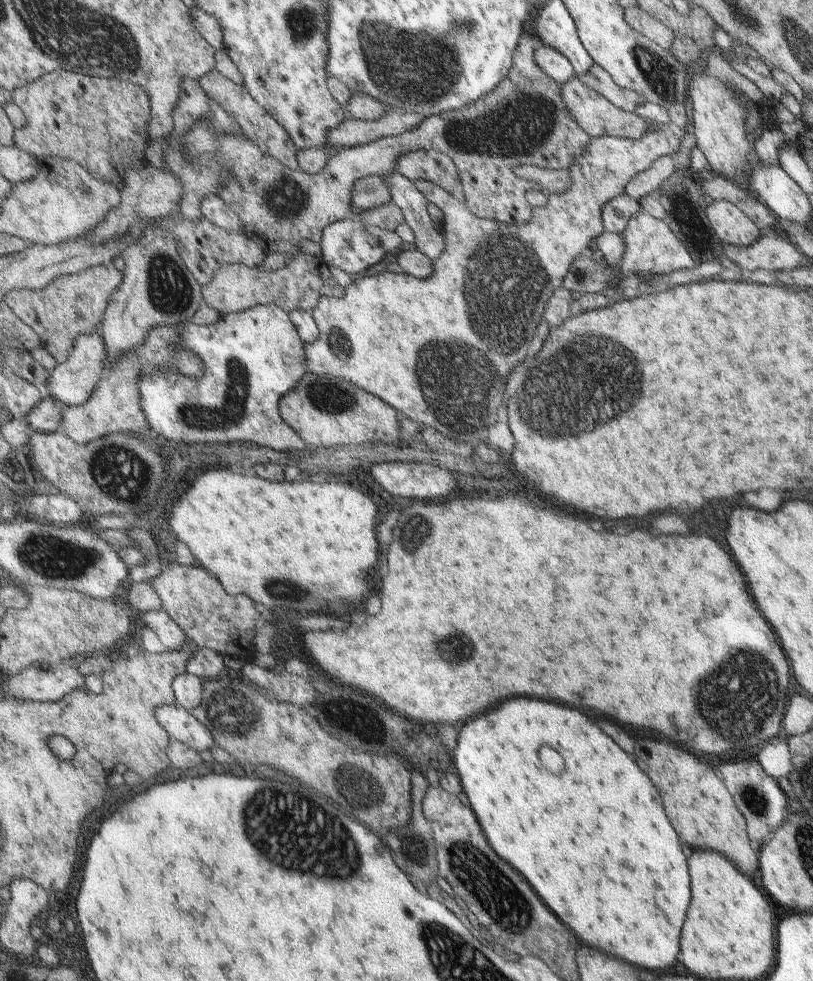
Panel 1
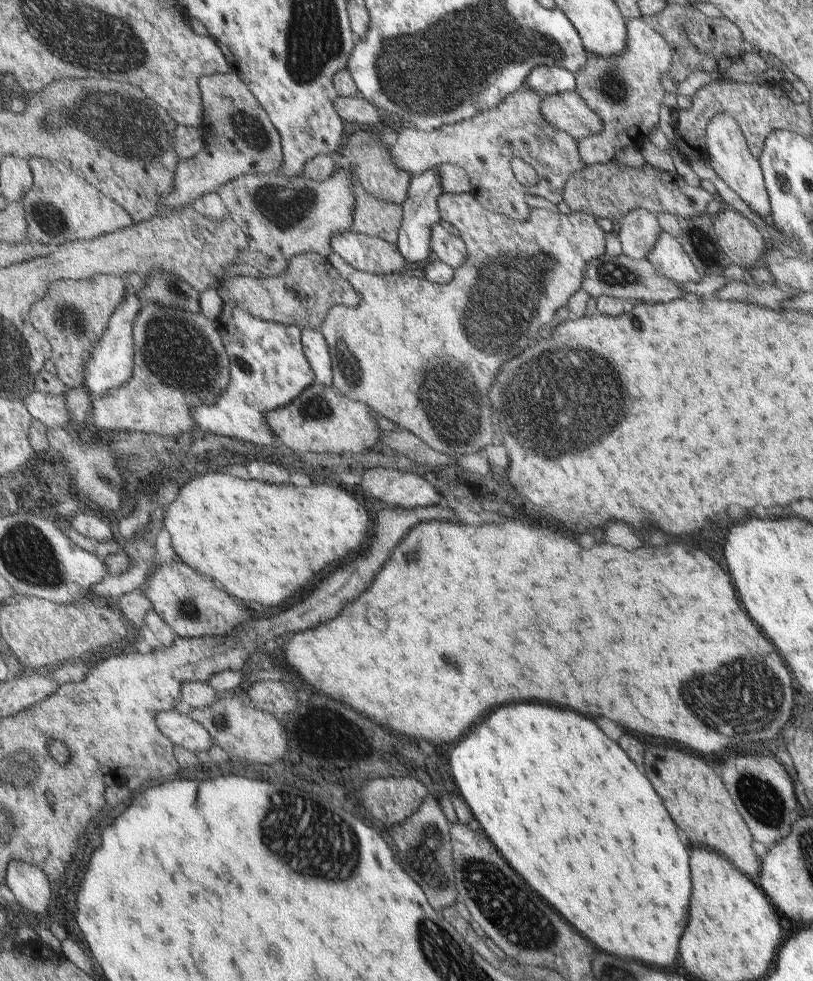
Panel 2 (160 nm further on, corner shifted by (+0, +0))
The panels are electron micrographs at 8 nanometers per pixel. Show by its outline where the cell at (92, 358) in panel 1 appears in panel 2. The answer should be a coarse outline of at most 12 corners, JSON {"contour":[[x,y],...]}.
{"contour":[[130,283],[86,364],[96,401],[136,368],[134,326],[145,300]]}

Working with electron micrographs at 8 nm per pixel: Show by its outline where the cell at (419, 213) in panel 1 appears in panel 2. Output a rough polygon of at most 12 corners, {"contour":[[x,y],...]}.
{"contour":[[438,223],[429,246],[439,261],[454,270],[466,261],[463,240]]}

